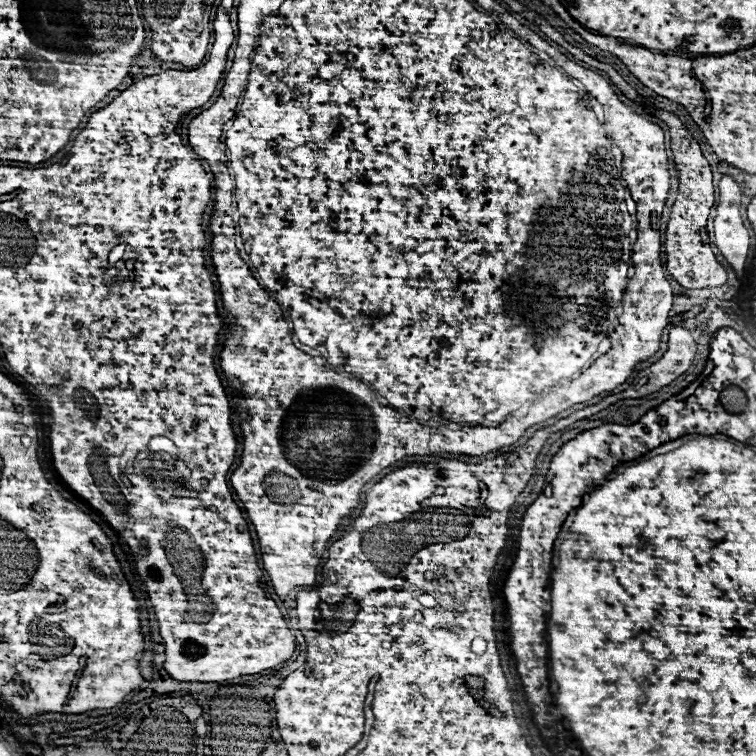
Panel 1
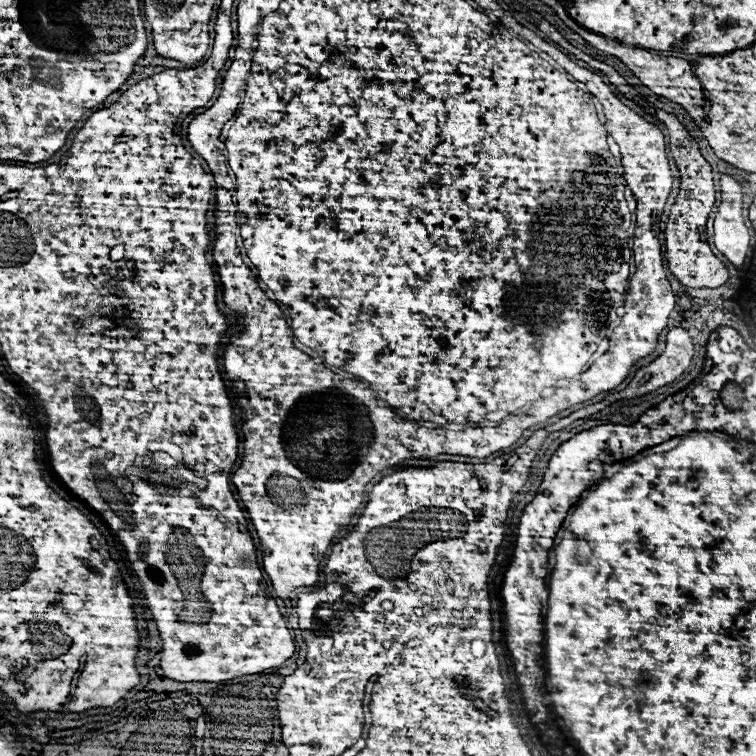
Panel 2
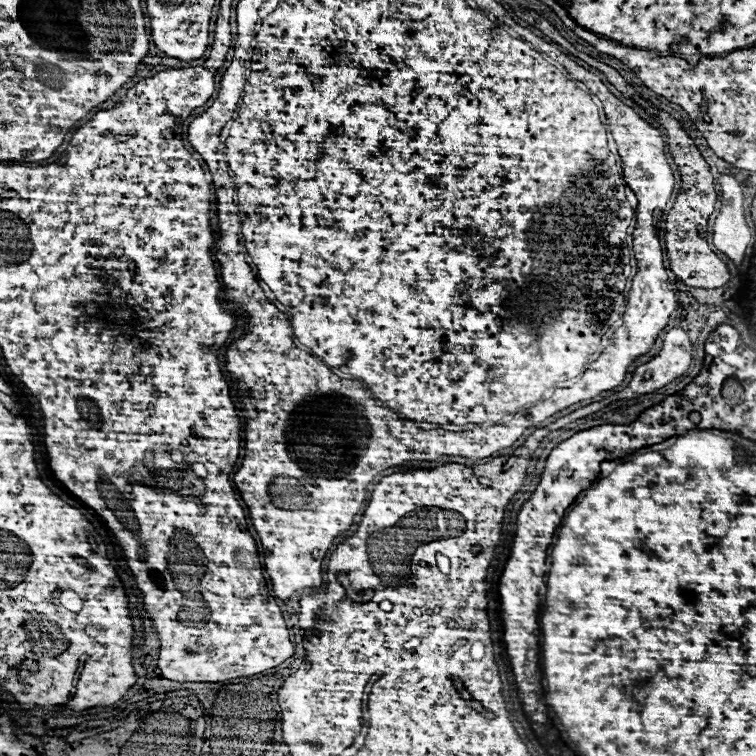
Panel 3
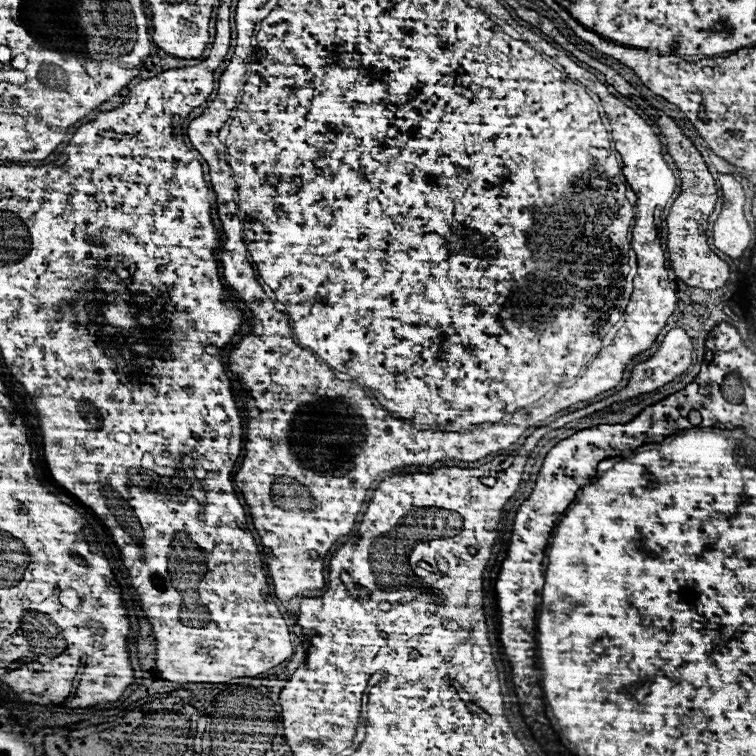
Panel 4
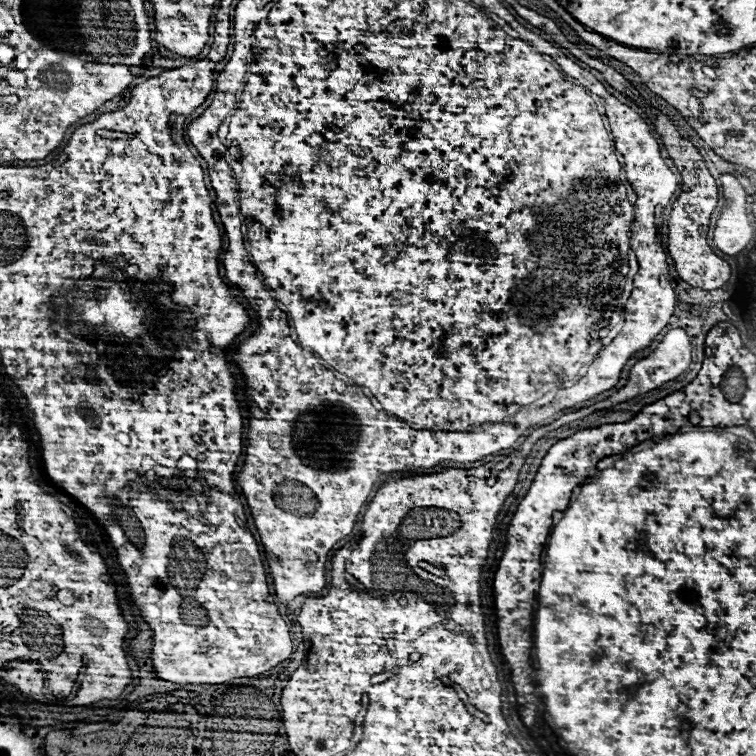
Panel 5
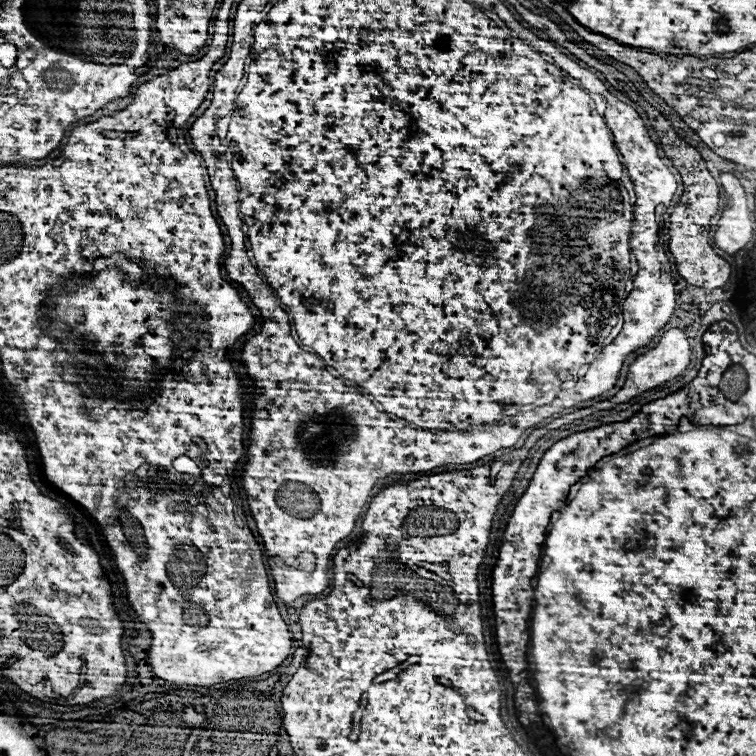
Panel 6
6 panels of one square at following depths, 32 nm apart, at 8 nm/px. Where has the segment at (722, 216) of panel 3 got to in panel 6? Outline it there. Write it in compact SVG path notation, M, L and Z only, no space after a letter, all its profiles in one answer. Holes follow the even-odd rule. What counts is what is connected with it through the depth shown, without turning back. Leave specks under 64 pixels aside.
M730 172L720 174L716 182L719 186L717 210L721 207L724 210L714 240L716 246L726 254L736 254L750 242L754 234L752 220L746 208L746 192Z

